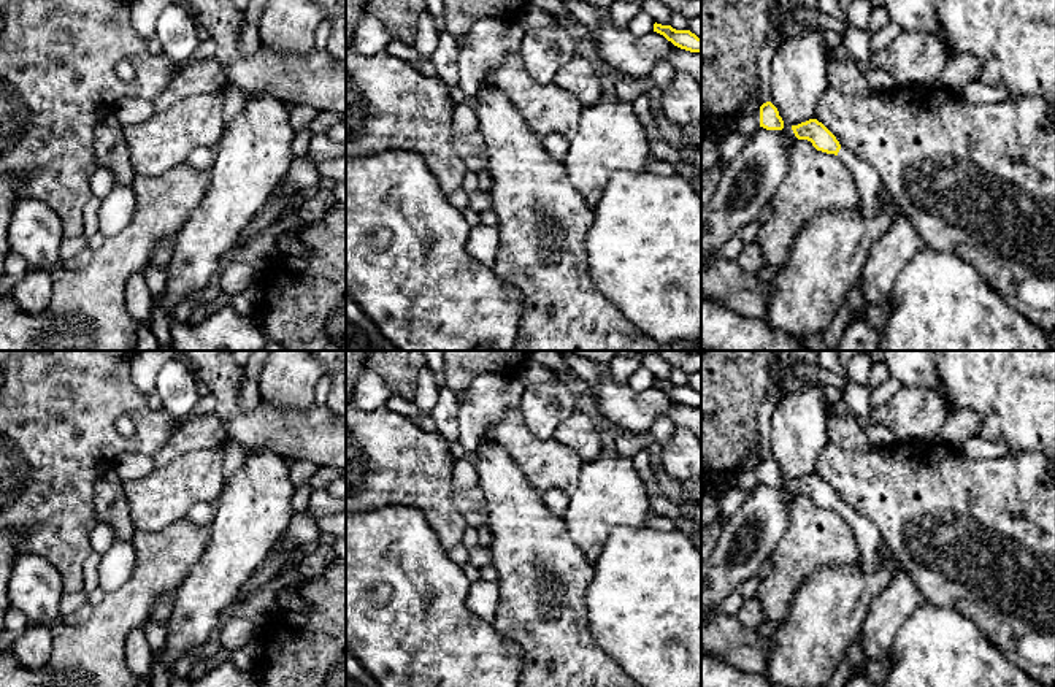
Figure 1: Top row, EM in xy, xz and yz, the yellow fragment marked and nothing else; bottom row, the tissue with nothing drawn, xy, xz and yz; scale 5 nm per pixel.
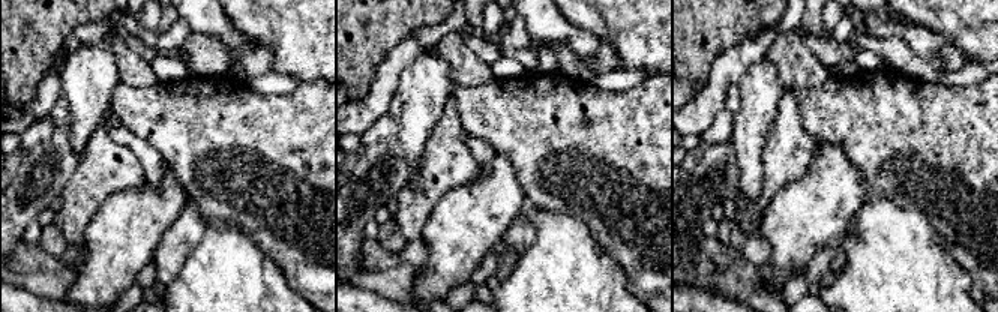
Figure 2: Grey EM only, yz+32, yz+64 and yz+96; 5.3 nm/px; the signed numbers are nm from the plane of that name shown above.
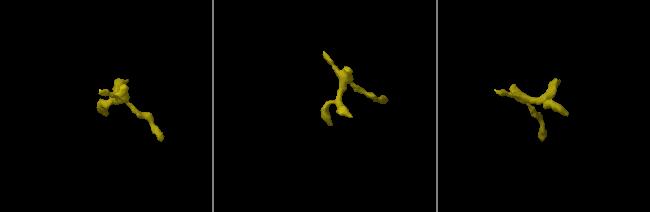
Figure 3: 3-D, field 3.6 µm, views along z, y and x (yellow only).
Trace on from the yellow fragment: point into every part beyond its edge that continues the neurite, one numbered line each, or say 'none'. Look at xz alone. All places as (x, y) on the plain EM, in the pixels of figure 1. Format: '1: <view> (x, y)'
none

